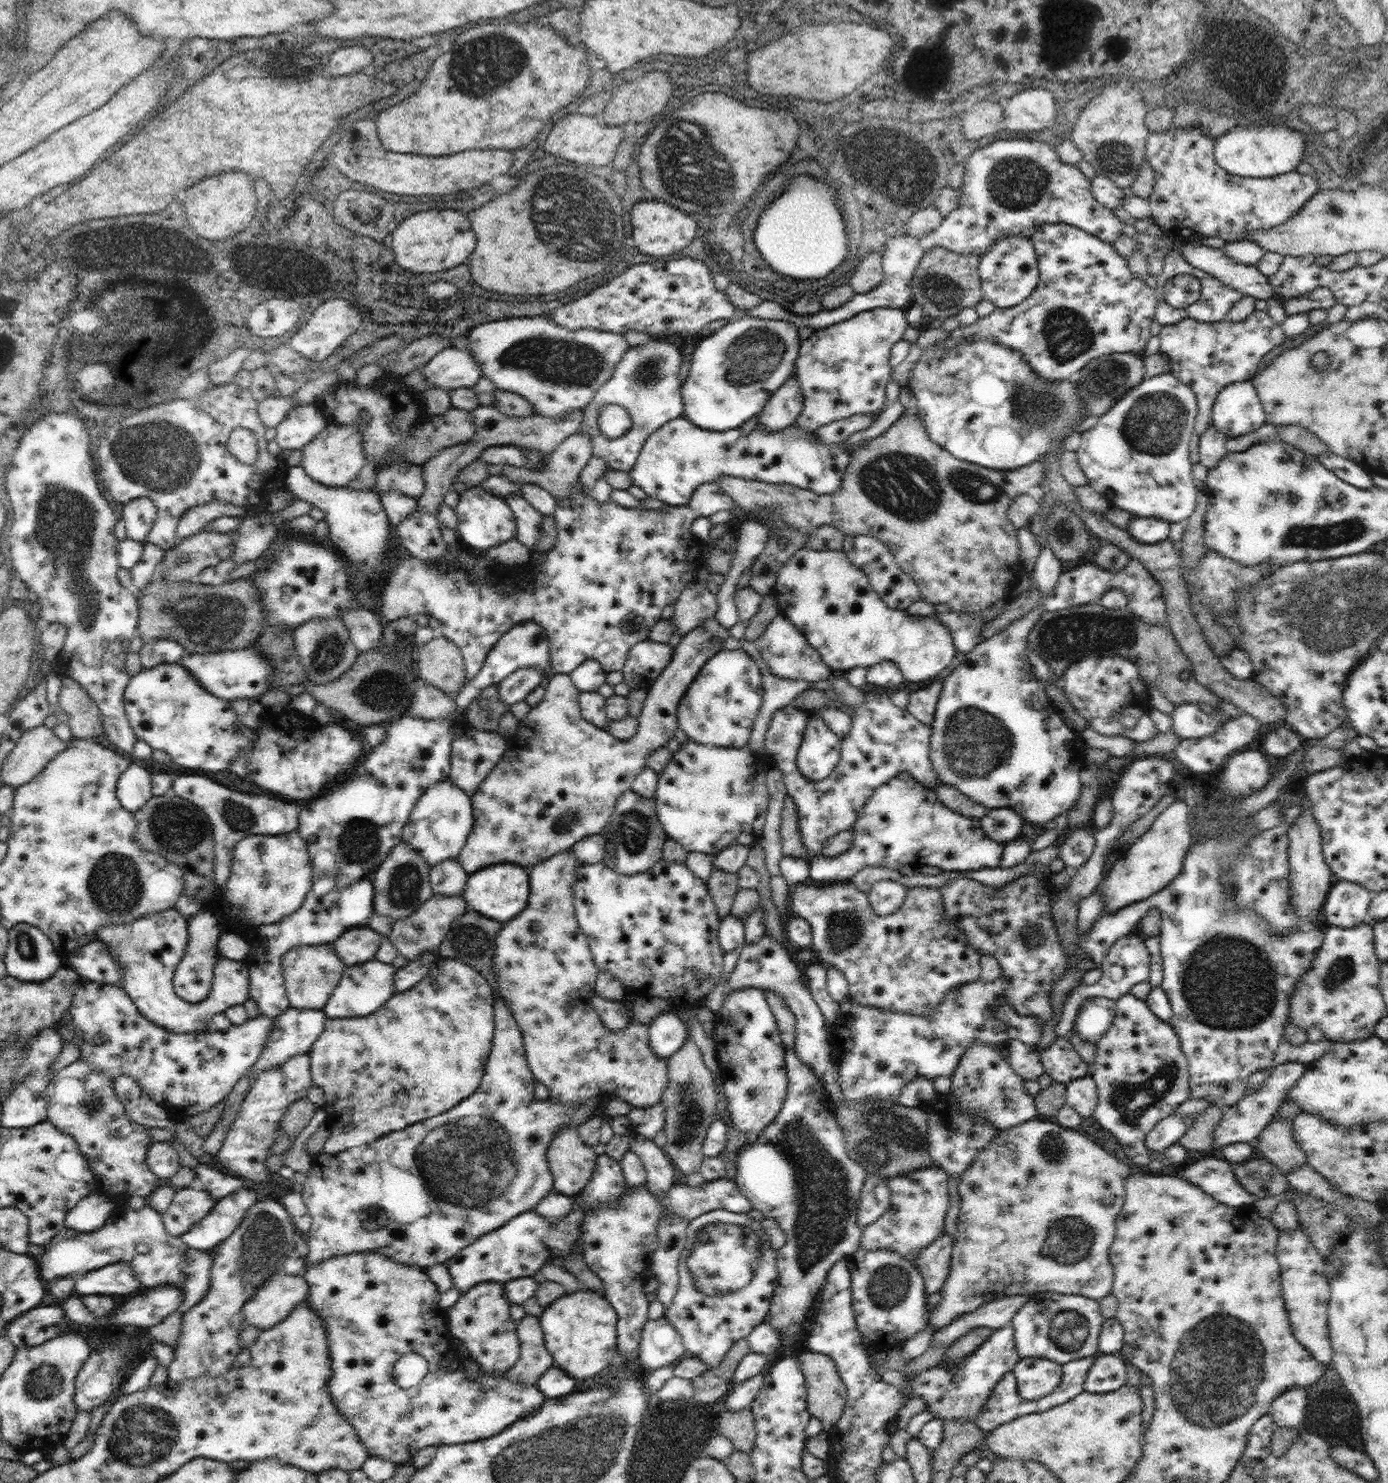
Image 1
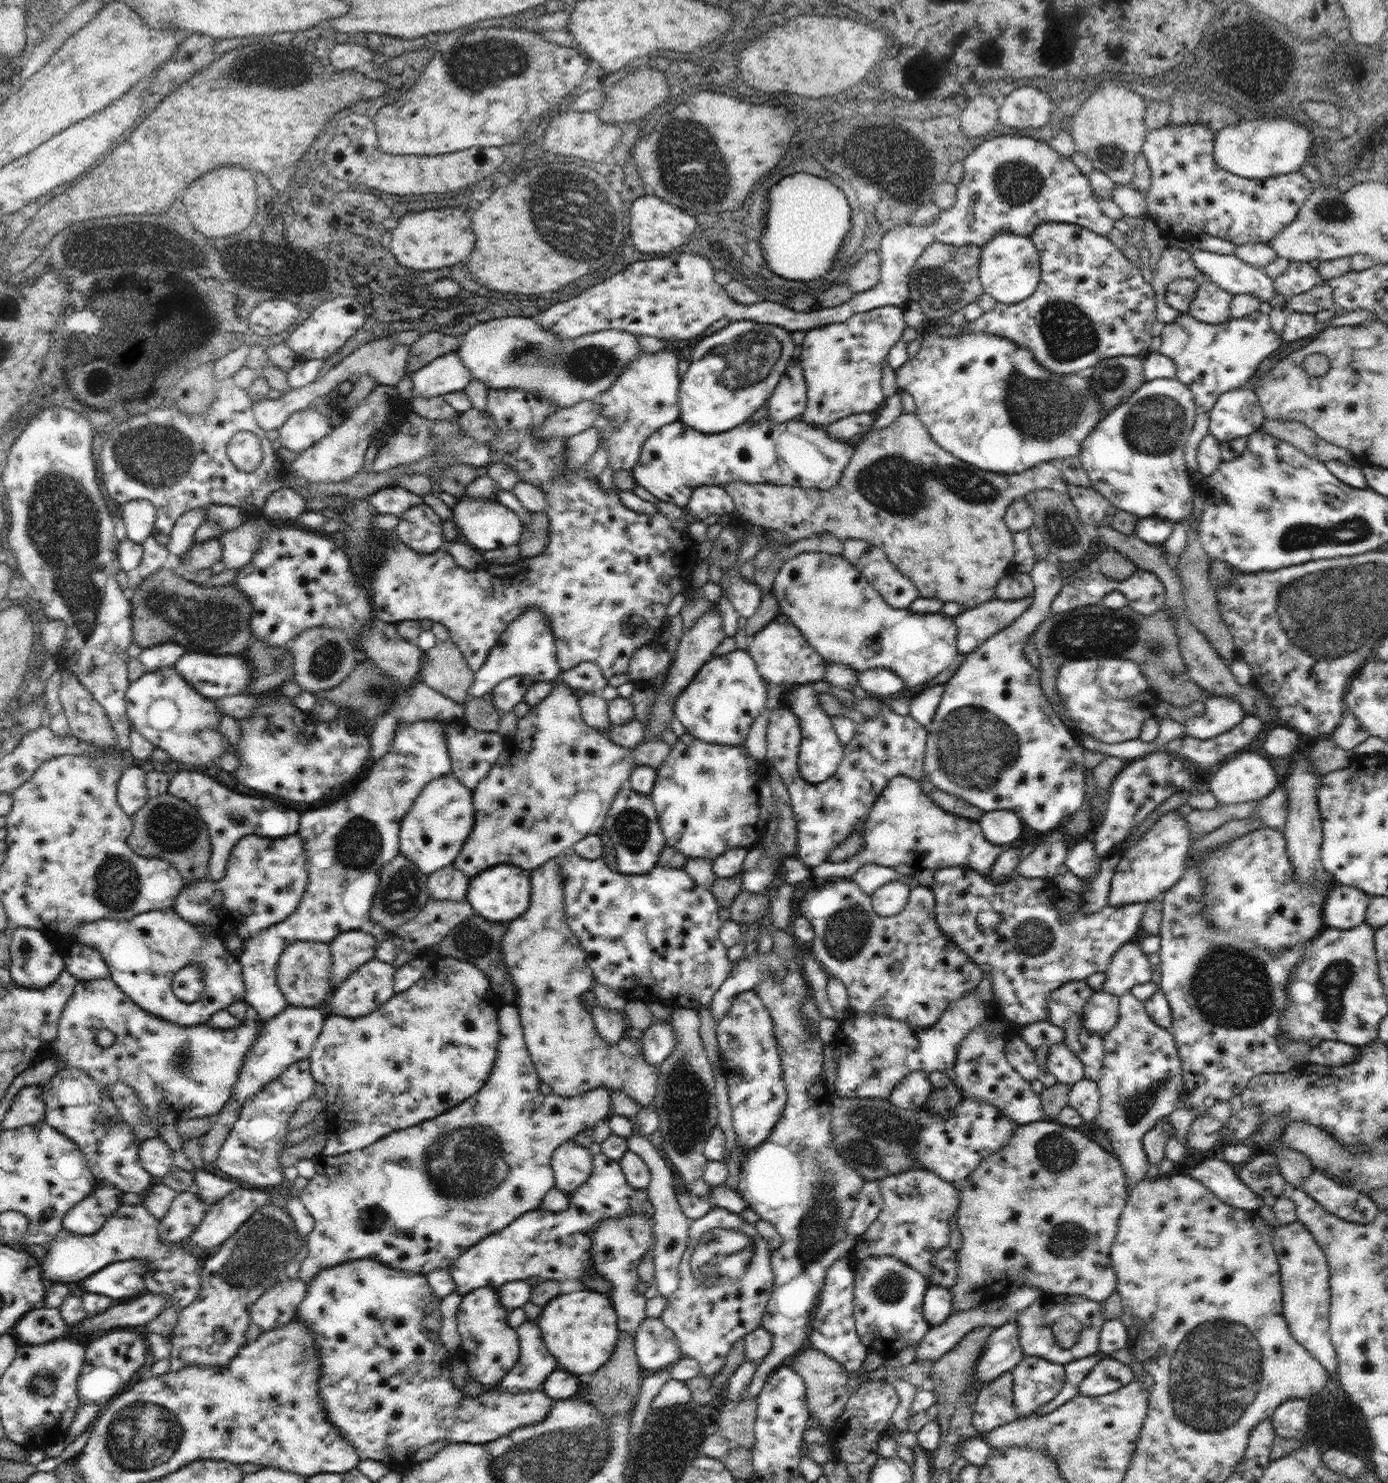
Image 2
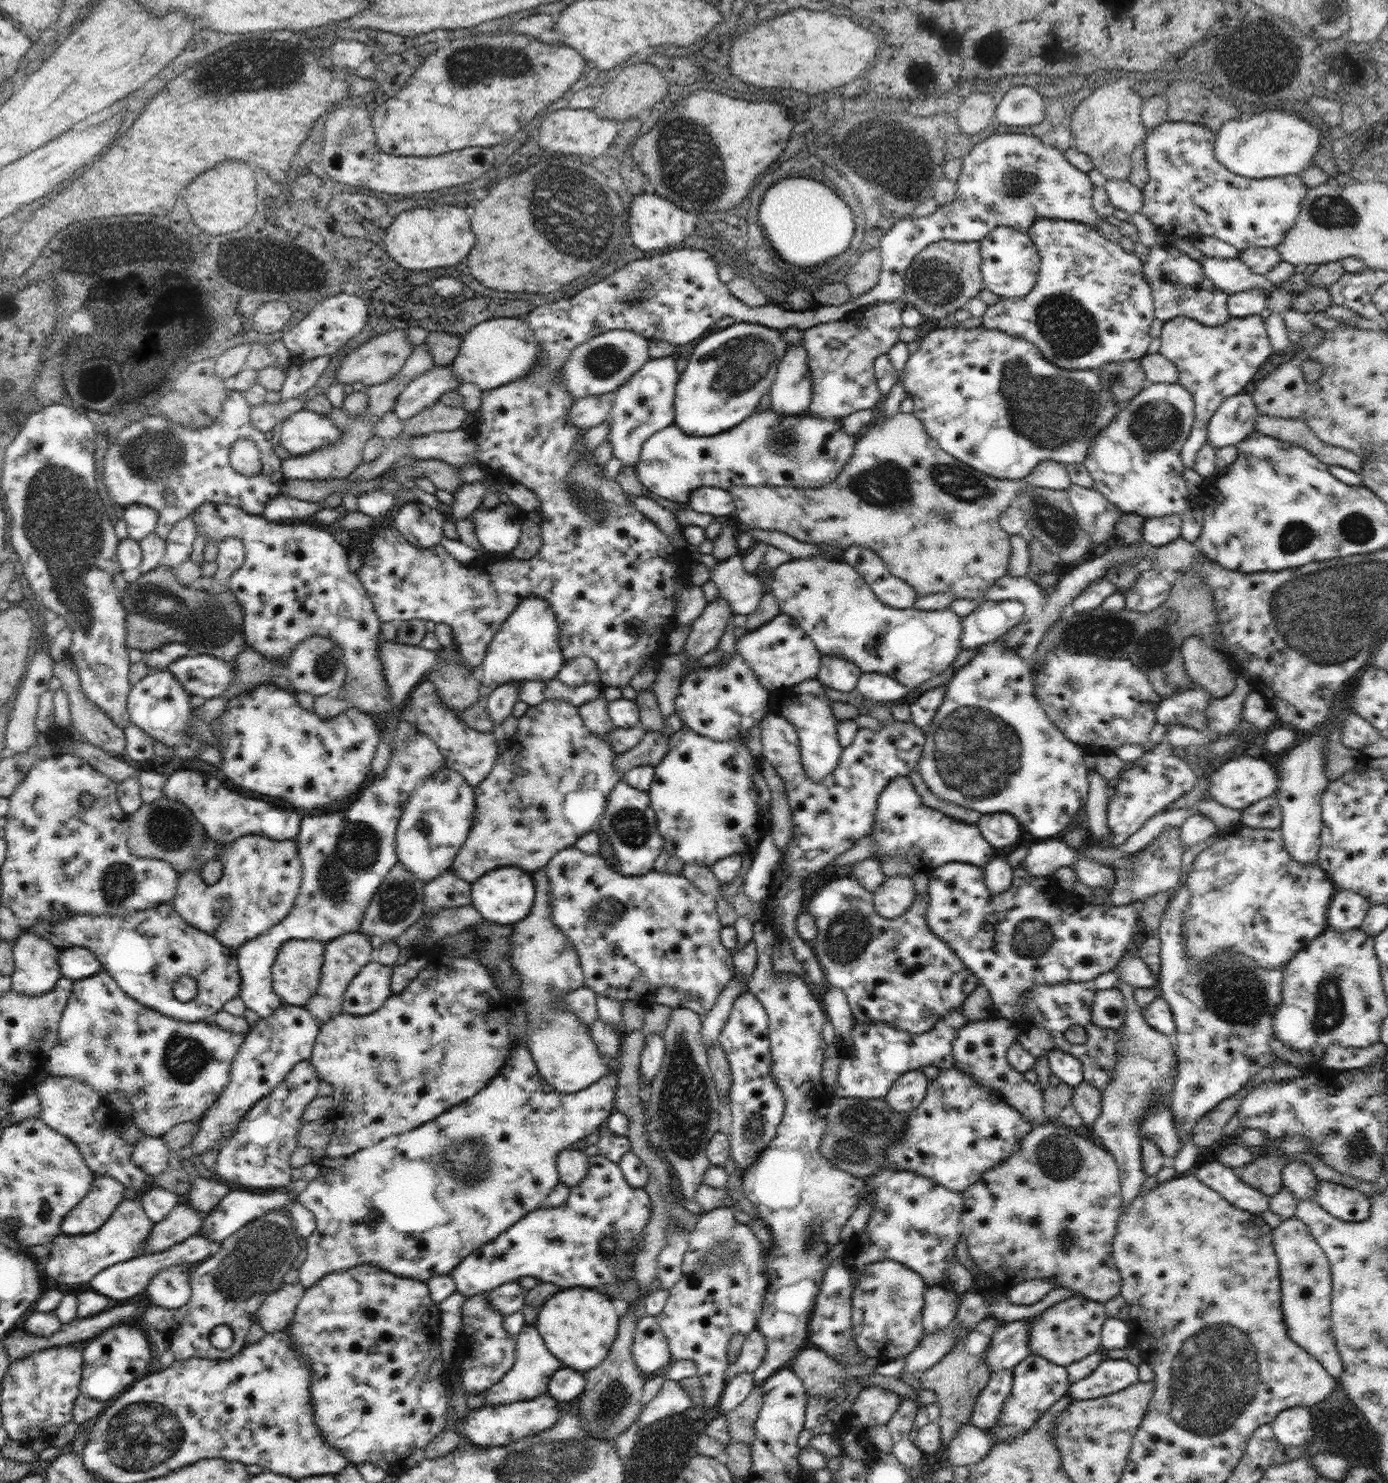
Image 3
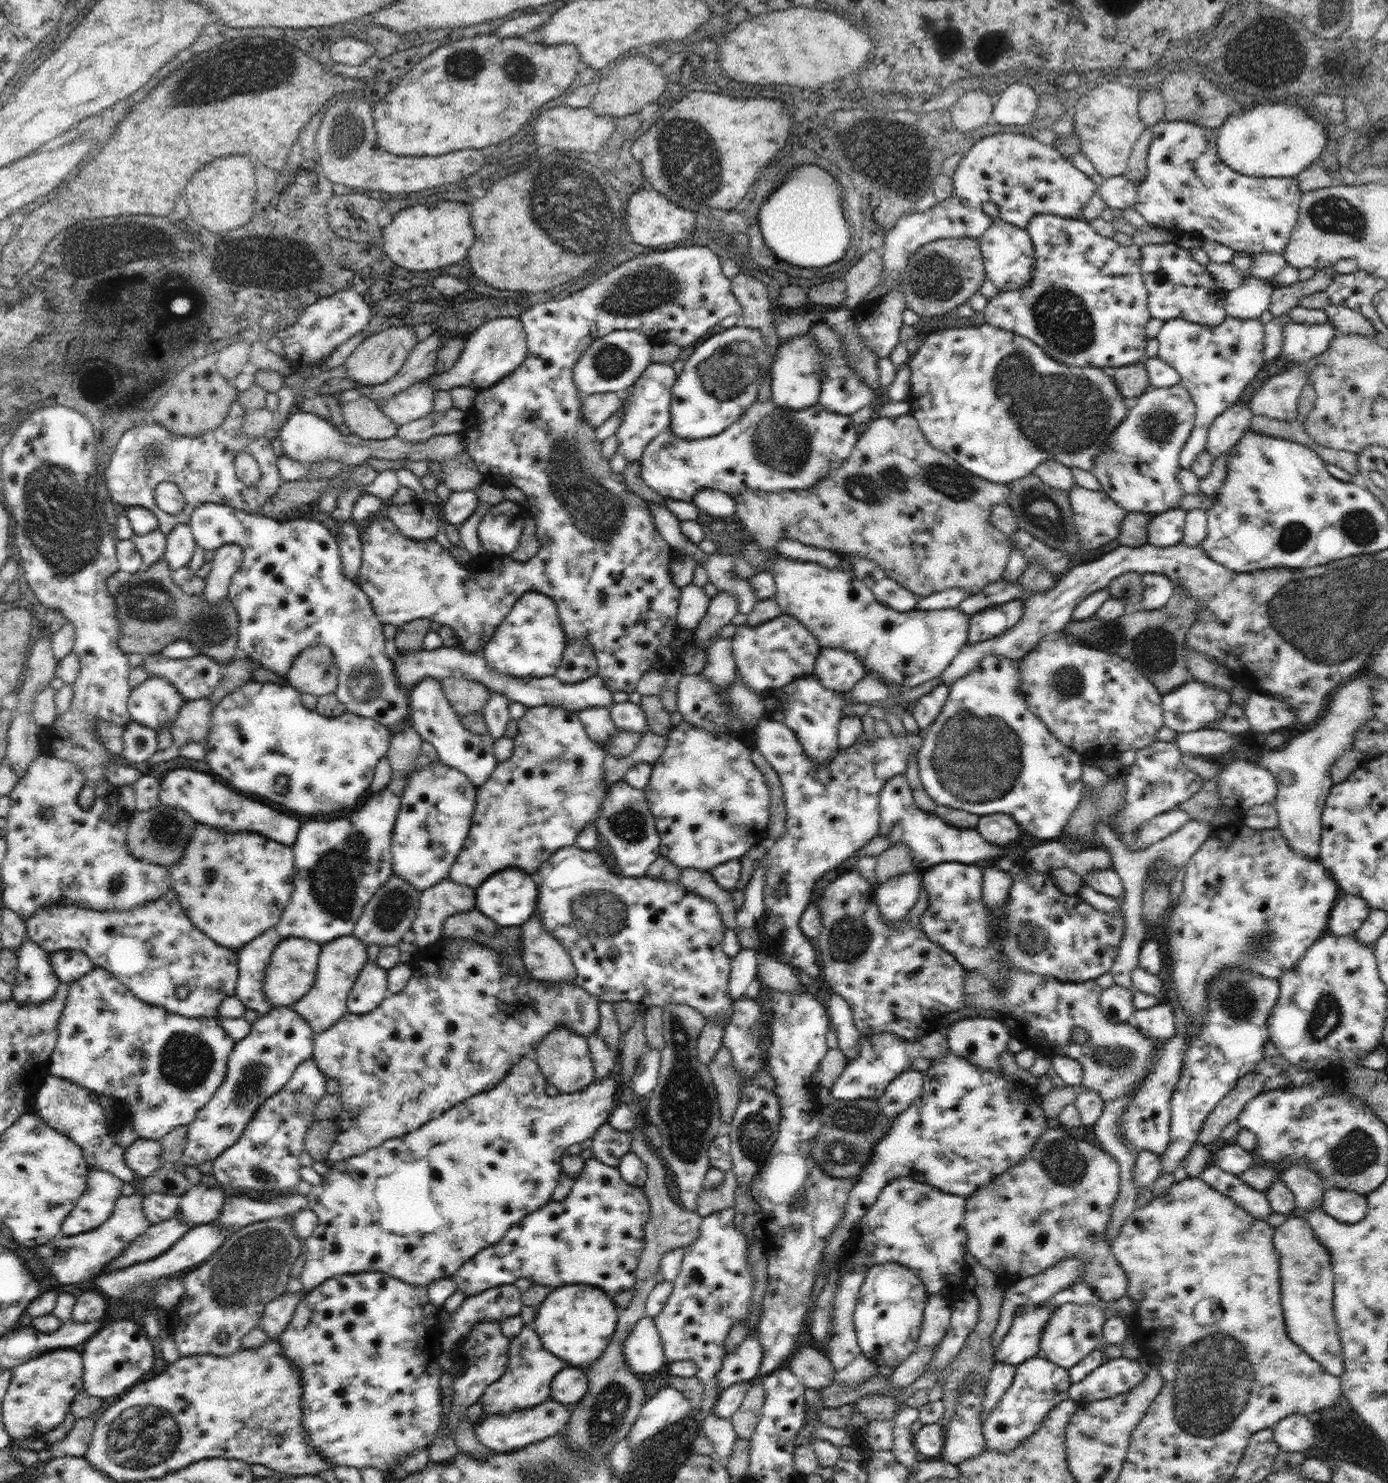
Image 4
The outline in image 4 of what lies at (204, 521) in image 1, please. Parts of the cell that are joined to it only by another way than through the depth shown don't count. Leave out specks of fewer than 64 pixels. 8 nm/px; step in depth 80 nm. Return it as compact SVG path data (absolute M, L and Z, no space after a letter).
M179 524L167 534L165 556L169 569L178 570L191 561L197 544L189 524Z

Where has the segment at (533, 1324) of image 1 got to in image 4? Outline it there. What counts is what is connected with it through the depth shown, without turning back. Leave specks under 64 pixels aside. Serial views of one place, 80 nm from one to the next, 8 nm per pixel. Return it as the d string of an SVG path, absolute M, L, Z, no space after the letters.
M524 1325L521 1332L510 1339L508 1362L502 1376L486 1387L480 1398L483 1416L487 1414L512 1414L525 1408L538 1406L551 1398L551 1382L564 1368L561 1358L554 1357L544 1345L532 1325Z

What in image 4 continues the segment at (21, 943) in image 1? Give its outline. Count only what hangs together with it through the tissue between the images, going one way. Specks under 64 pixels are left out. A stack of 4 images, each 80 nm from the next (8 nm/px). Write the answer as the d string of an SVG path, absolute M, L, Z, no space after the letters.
M25 939L16 954L18 974L11 983L13 999L19 1004L40 1004L50 1000L60 984L49 961L50 952Z

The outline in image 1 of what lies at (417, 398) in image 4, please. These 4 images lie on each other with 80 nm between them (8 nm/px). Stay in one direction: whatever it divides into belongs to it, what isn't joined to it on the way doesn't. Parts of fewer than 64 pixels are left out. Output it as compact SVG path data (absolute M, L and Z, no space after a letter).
M450 347L441 350L426 364L423 376L427 378L431 388L439 386L451 391L462 386L474 386L482 376L482 371L469 348L460 350Z

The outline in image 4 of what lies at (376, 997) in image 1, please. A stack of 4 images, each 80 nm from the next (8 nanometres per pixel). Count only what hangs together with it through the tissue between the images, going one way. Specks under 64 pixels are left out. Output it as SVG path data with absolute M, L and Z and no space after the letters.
M368 961L360 971L347 998L348 1011L366 1014L374 1010L388 995L387 972L377 963Z

